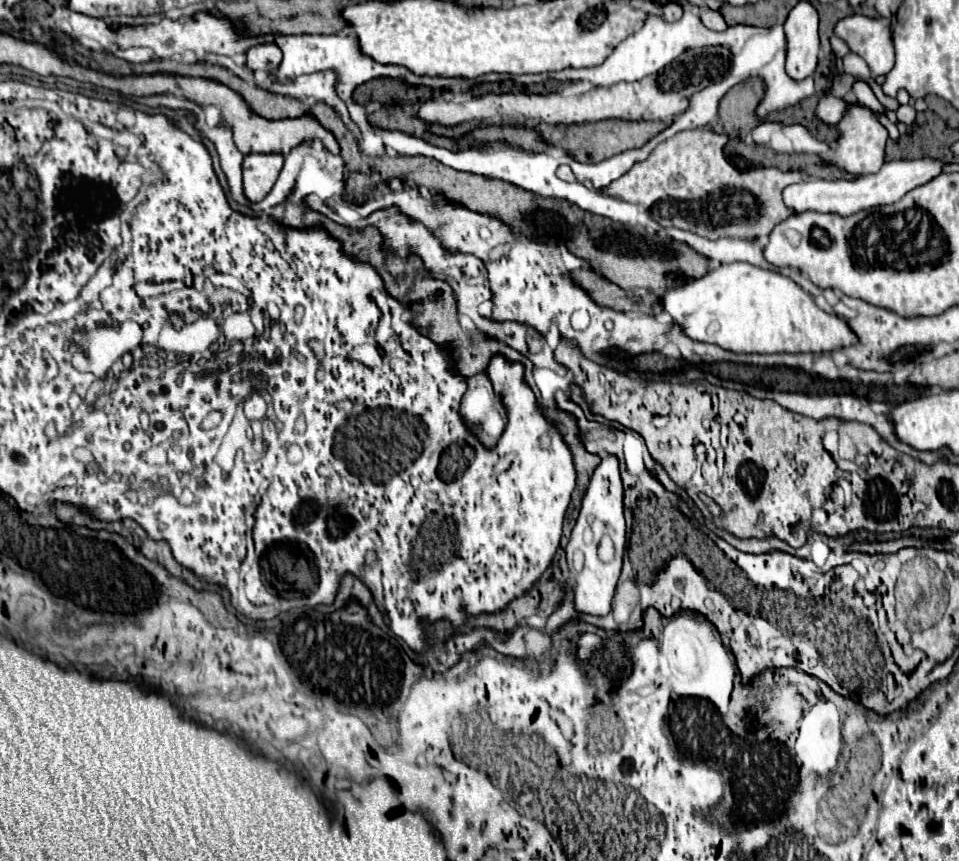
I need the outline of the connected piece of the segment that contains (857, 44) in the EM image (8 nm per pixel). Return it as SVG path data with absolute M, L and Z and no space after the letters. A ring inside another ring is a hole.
M854 12L836 22L834 34L842 38L852 52L866 60L874 76L886 76L892 70L894 44L888 18L870 18L862 12Z

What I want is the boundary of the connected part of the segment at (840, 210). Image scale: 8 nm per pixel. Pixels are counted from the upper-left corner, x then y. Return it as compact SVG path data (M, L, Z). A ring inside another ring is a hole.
M892 160L886 162L880 172L858 176L854 180L808 180L808 182L796 182L792 186L784 188L784 204L792 208L796 214L802 212L832 212L840 216L850 216L860 210L882 206L882 204L894 204L898 202L906 192L910 192L916 186L926 184L934 176L942 172L942 162L938 160Z

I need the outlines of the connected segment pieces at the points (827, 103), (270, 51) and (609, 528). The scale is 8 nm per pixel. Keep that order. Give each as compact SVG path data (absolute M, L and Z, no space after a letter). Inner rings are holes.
M826 94L816 104L816 116L826 124L836 124L844 116L846 106L848 106L848 100L836 98L832 94Z
M258 44L246 52L246 66L250 70L264 70L274 72L280 66L282 52L278 46L272 44Z
M602 456L602 462L590 478L590 486L584 494L580 516L574 524L570 542L566 546L568 570L576 582L574 586L574 608L578 613L606 616L614 588L620 577L625 552L626 522L622 512L622 480L616 456ZM617 540L617 554L614 543ZM586 584L586 586L584 586Z

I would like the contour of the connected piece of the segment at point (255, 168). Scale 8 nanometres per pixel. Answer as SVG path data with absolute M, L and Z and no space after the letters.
M248 154L242 162L242 188L250 202L260 202L274 186L284 158L280 154Z

